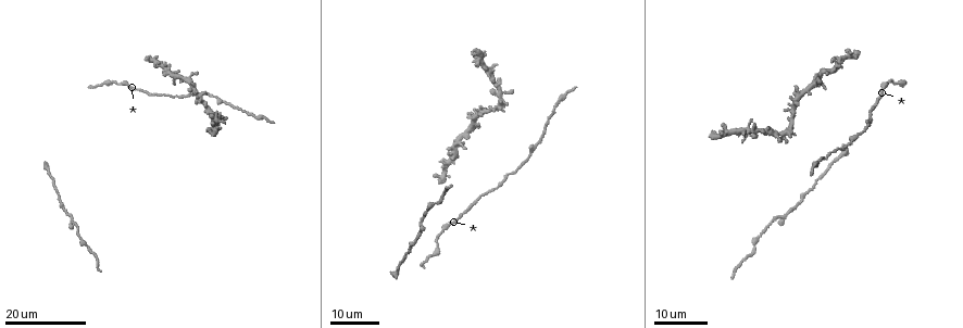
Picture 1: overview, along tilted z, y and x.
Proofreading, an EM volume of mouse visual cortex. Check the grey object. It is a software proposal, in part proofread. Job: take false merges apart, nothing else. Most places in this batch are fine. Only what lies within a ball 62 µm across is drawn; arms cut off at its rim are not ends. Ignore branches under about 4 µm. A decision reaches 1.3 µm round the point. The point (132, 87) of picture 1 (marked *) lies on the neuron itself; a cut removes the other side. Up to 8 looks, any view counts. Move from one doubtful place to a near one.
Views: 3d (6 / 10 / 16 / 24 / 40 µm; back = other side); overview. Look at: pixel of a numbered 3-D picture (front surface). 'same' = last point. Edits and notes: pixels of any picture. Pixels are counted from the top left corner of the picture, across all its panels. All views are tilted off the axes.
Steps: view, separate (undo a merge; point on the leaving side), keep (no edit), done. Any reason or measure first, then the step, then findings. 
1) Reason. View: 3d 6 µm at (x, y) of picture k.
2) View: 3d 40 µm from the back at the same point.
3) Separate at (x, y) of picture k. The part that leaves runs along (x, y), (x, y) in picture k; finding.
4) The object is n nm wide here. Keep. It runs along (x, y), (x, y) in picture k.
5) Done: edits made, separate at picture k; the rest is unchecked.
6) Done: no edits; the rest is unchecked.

View: 3d 24 µm at (441, 231) of picture 1.

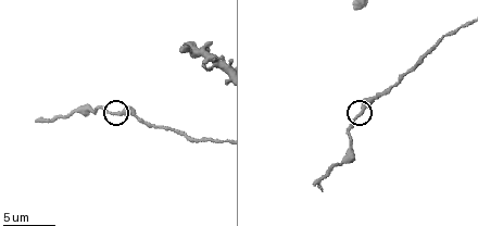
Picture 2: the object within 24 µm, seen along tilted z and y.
Zoom in. View: 3d 10 µm at (119, 113) of picture 2.

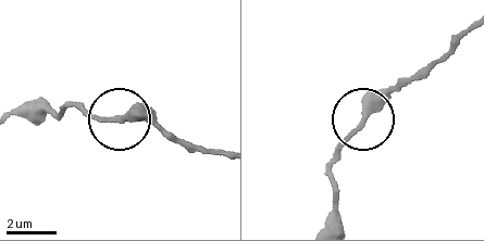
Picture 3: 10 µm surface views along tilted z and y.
Keep. One neuron here.

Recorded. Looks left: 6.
View: 3d 16 µm at (860, 133) of picture 1.

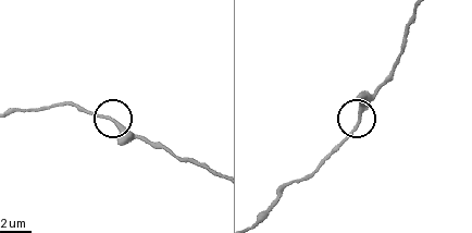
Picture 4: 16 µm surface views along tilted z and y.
View: 3d 10 µm at (116, 120) of picture 4.

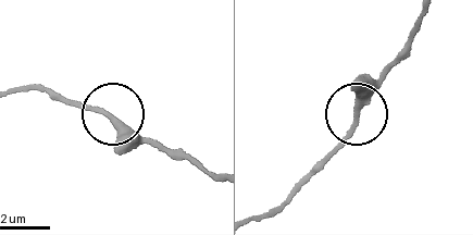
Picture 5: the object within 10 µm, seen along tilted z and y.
The object is 250 nm wide here. Keep. It runs along (13, 91), (50, 93), (112, 114), (166, 157) in picture 5; all the same neuron.

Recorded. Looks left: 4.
View: 3d 24 µm at (241, 112) of picture 1.

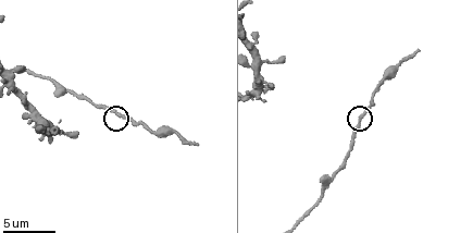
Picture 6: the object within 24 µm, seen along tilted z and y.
Closer look. View: 3d 10 µm at (362, 116) of picture 6.

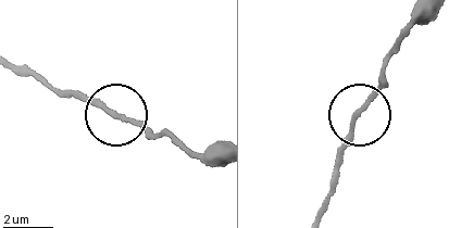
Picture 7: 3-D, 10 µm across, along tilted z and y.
View: 3d 6 µm at (358, 110) of picture 7.

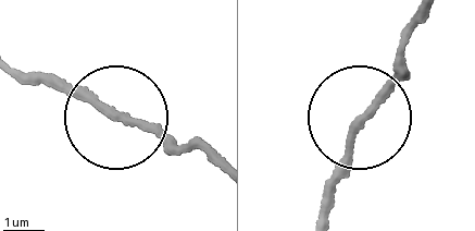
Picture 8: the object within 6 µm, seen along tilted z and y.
Keep. It runs along (320, 215), (358, 114), (427, 16) in picture 8; continuous, no second neuron.

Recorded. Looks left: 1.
Done: no edits; the rest is unchecked.

